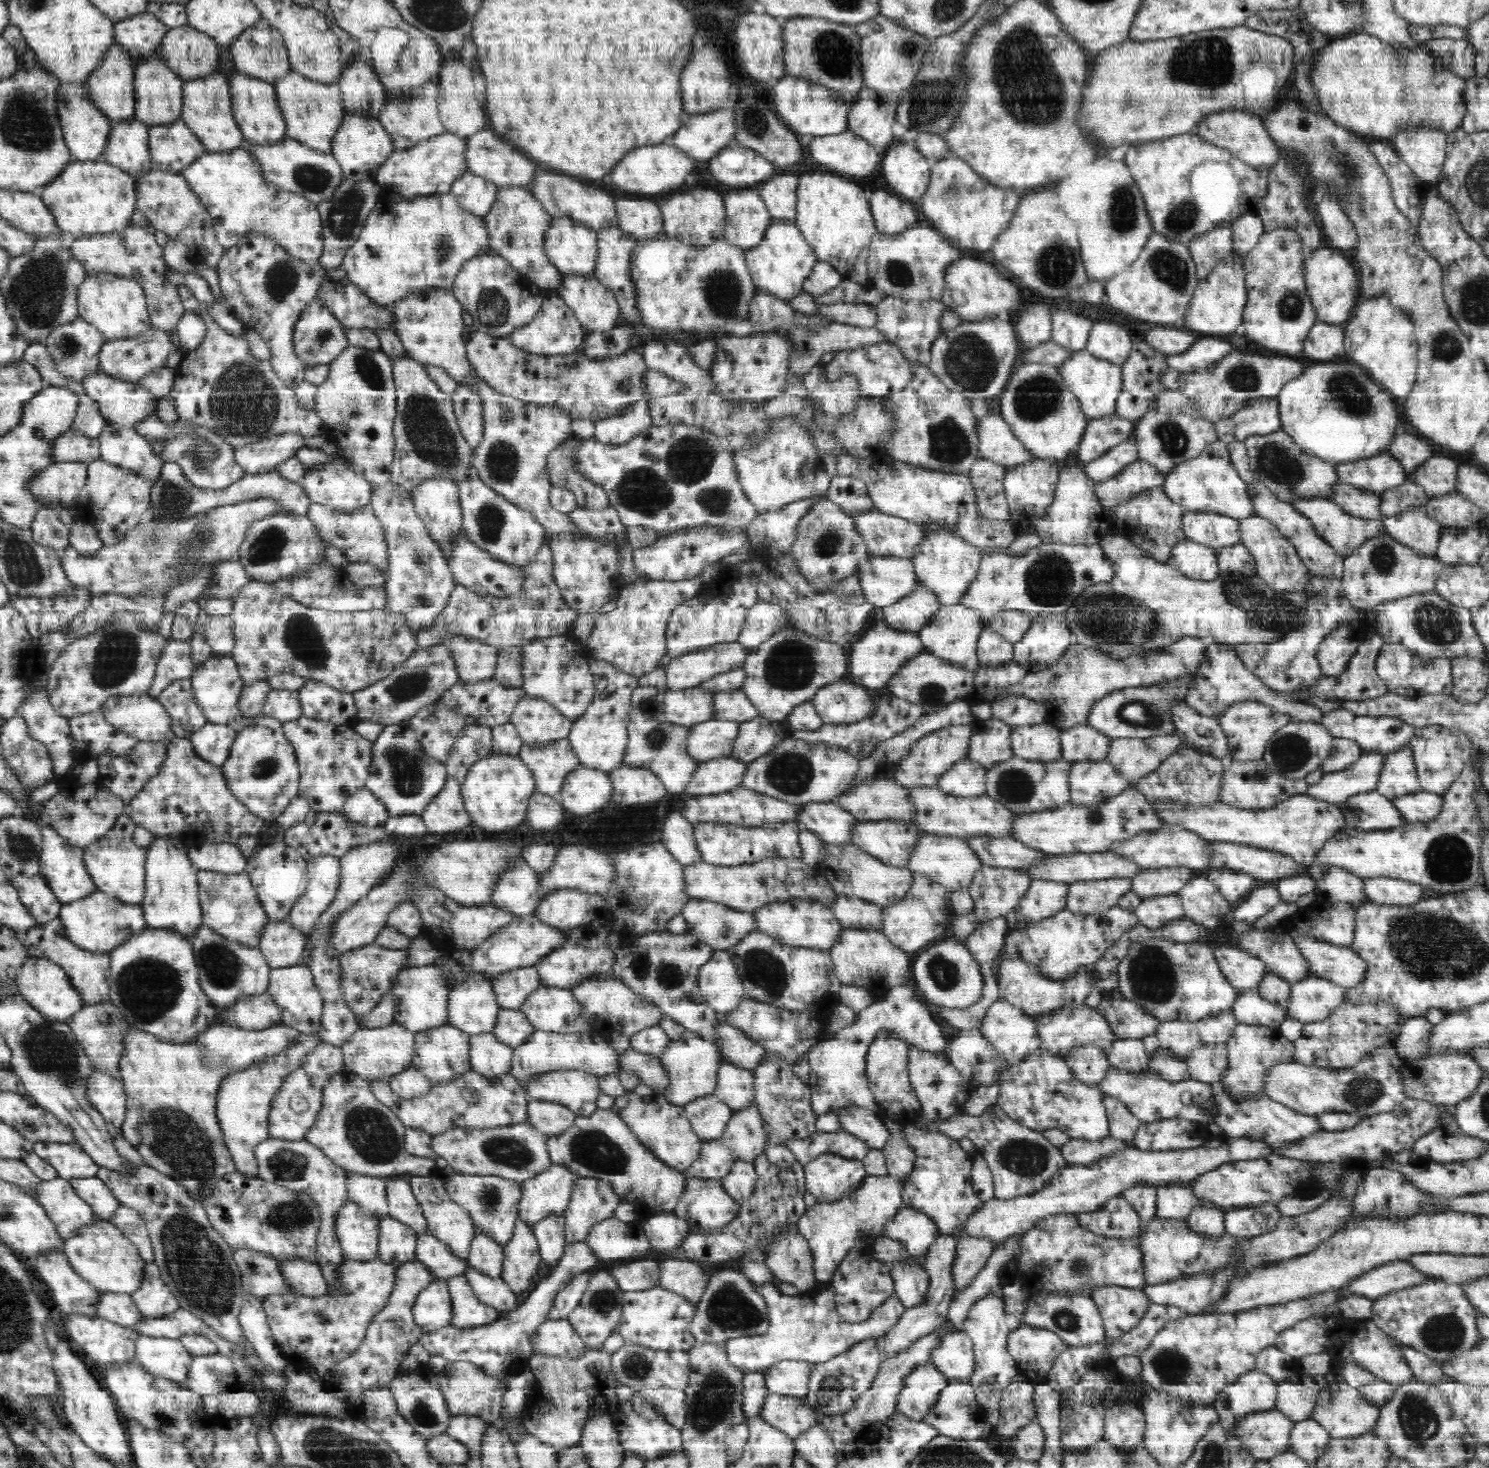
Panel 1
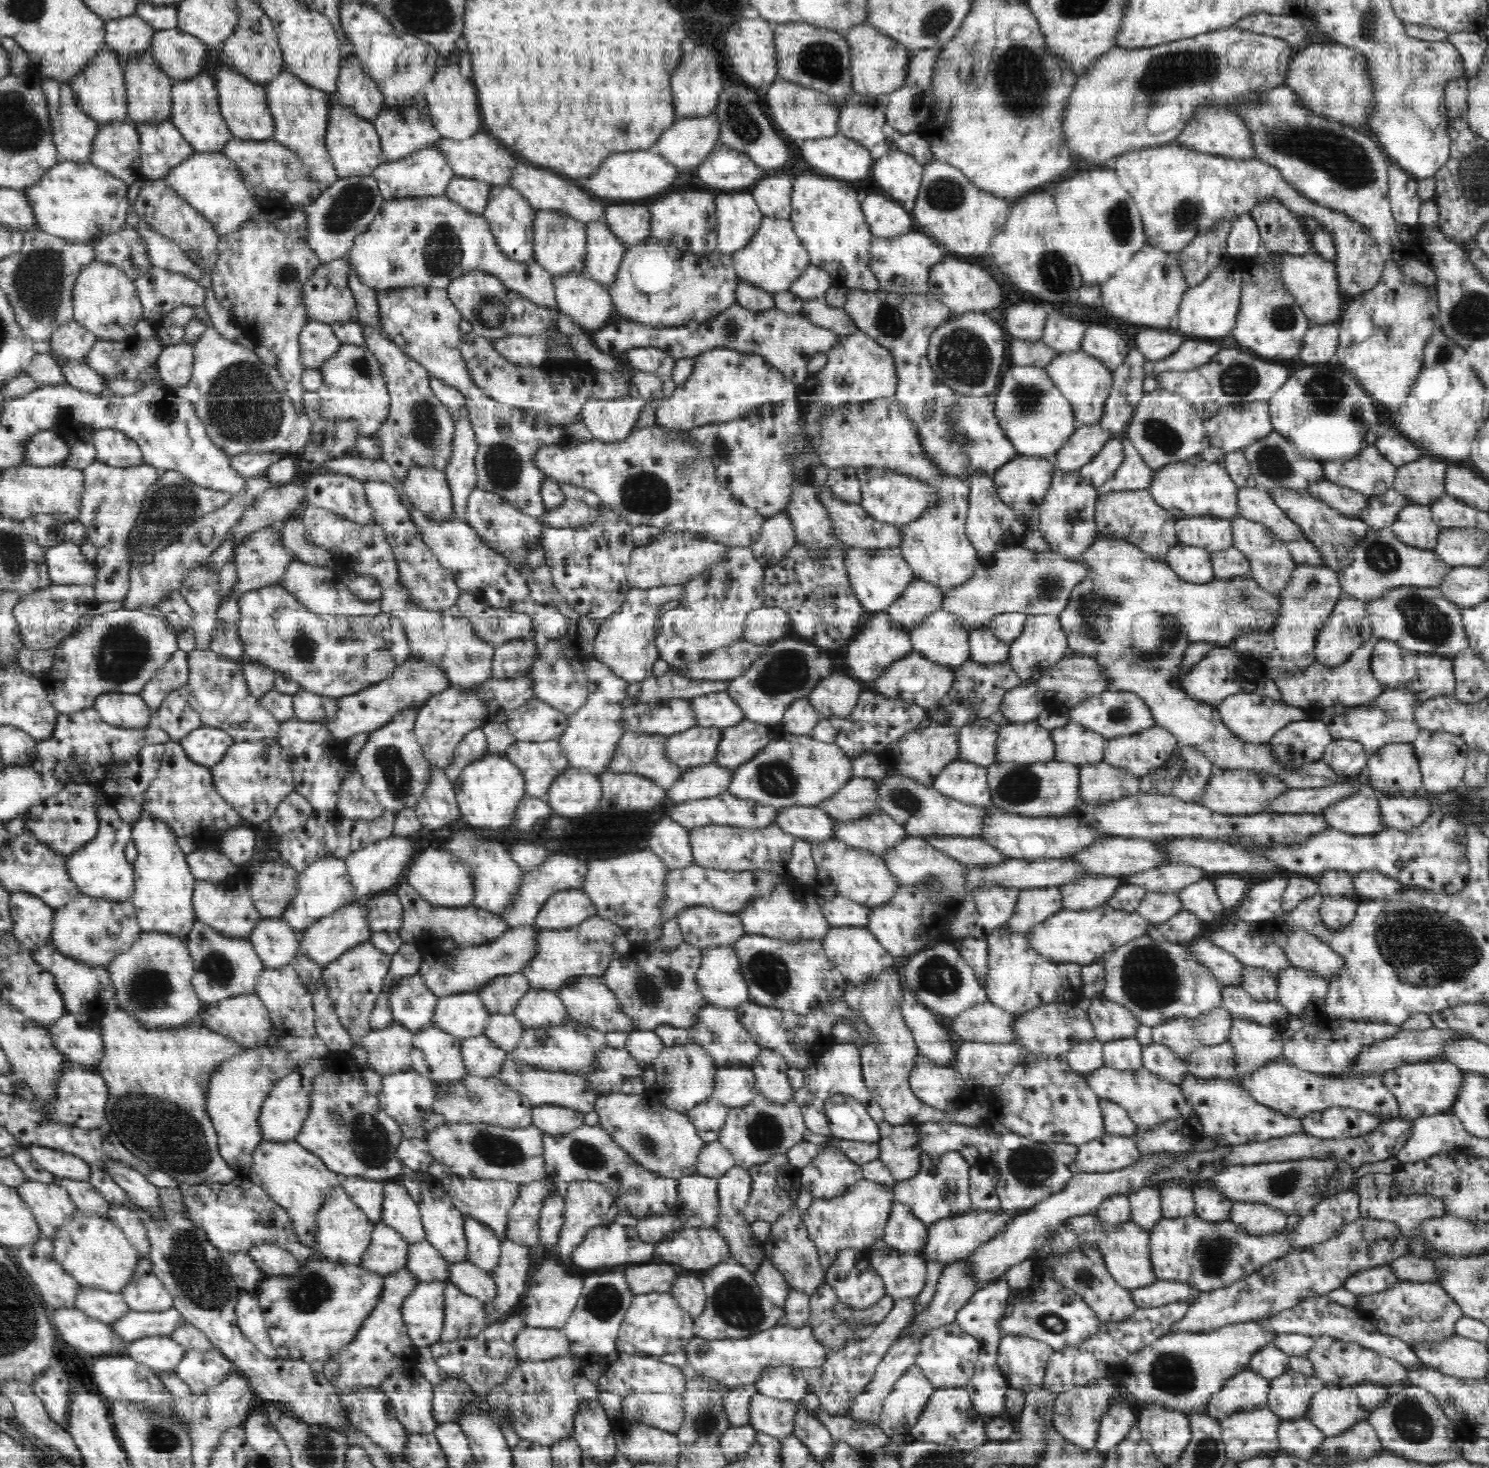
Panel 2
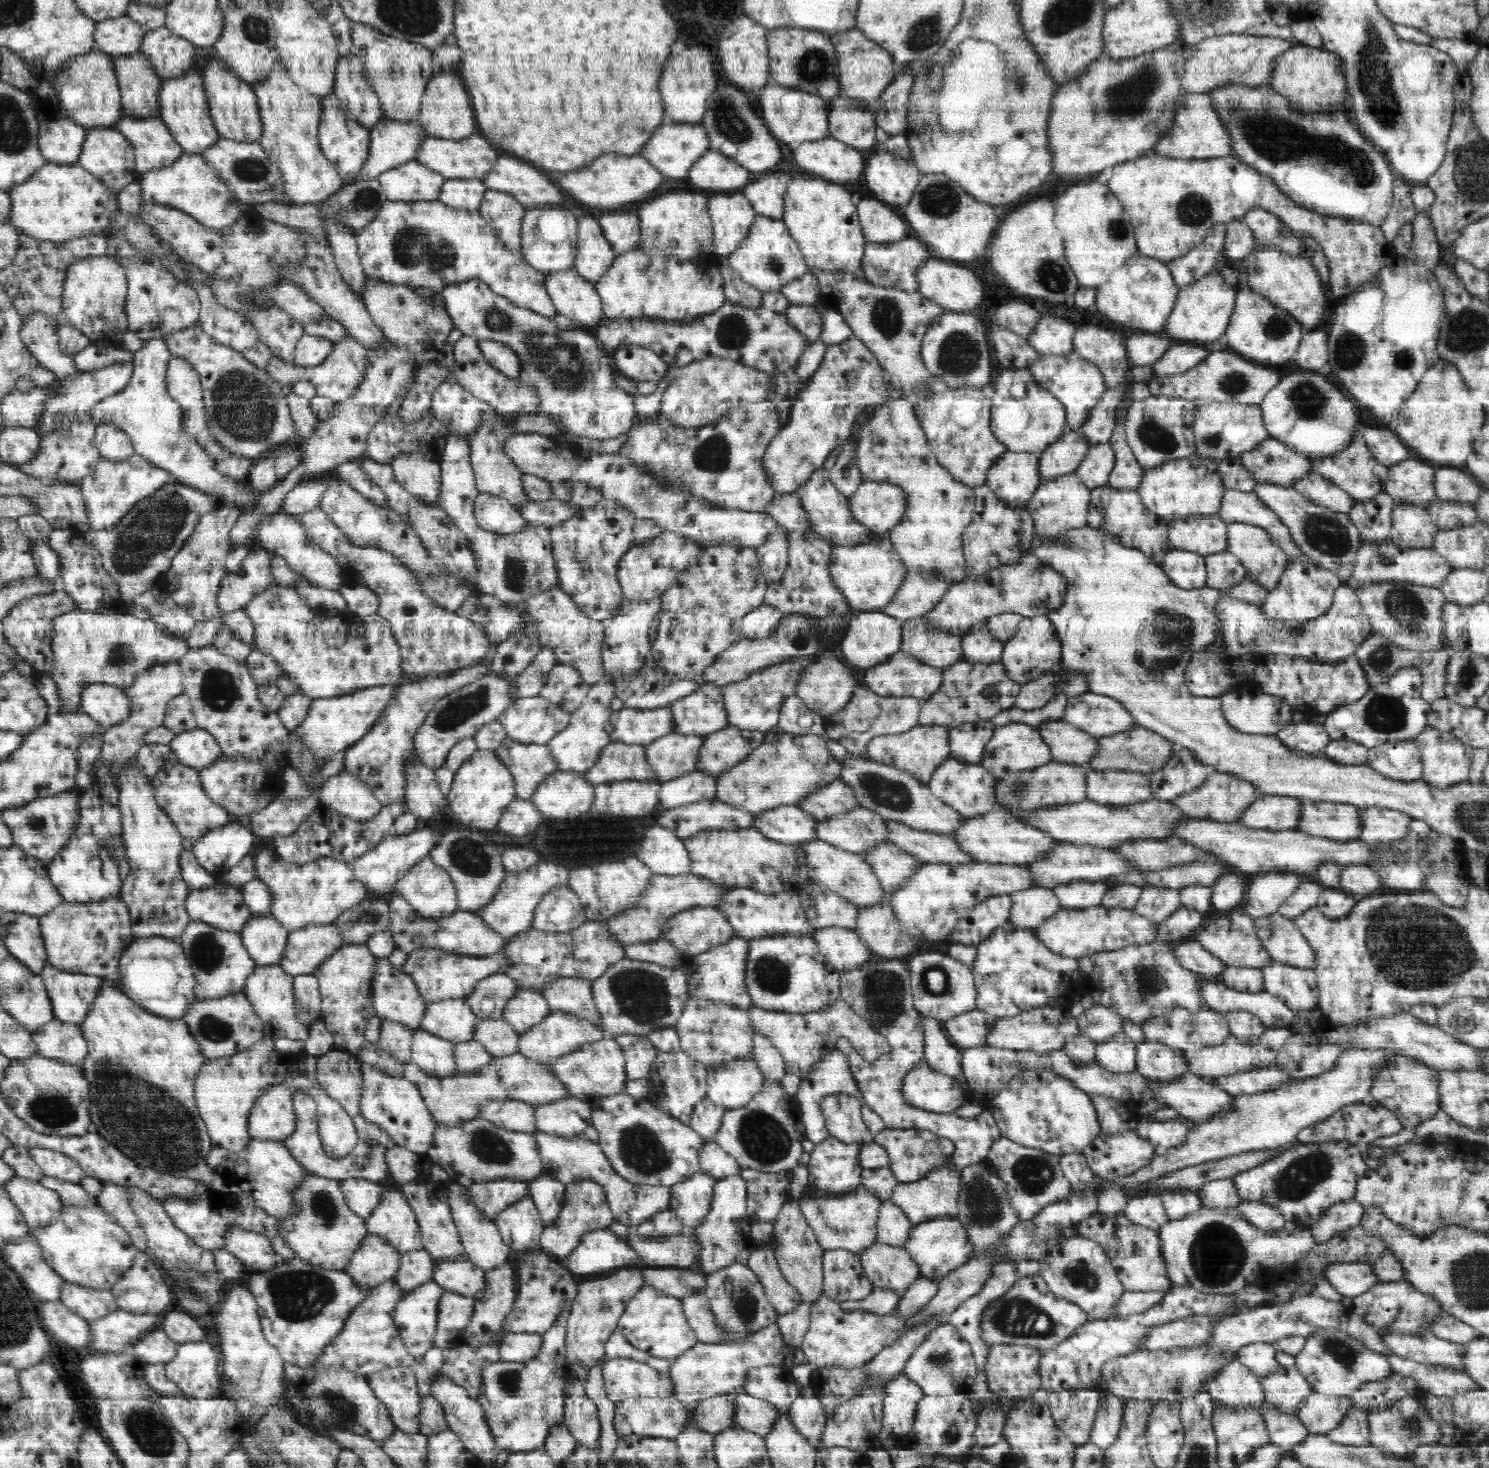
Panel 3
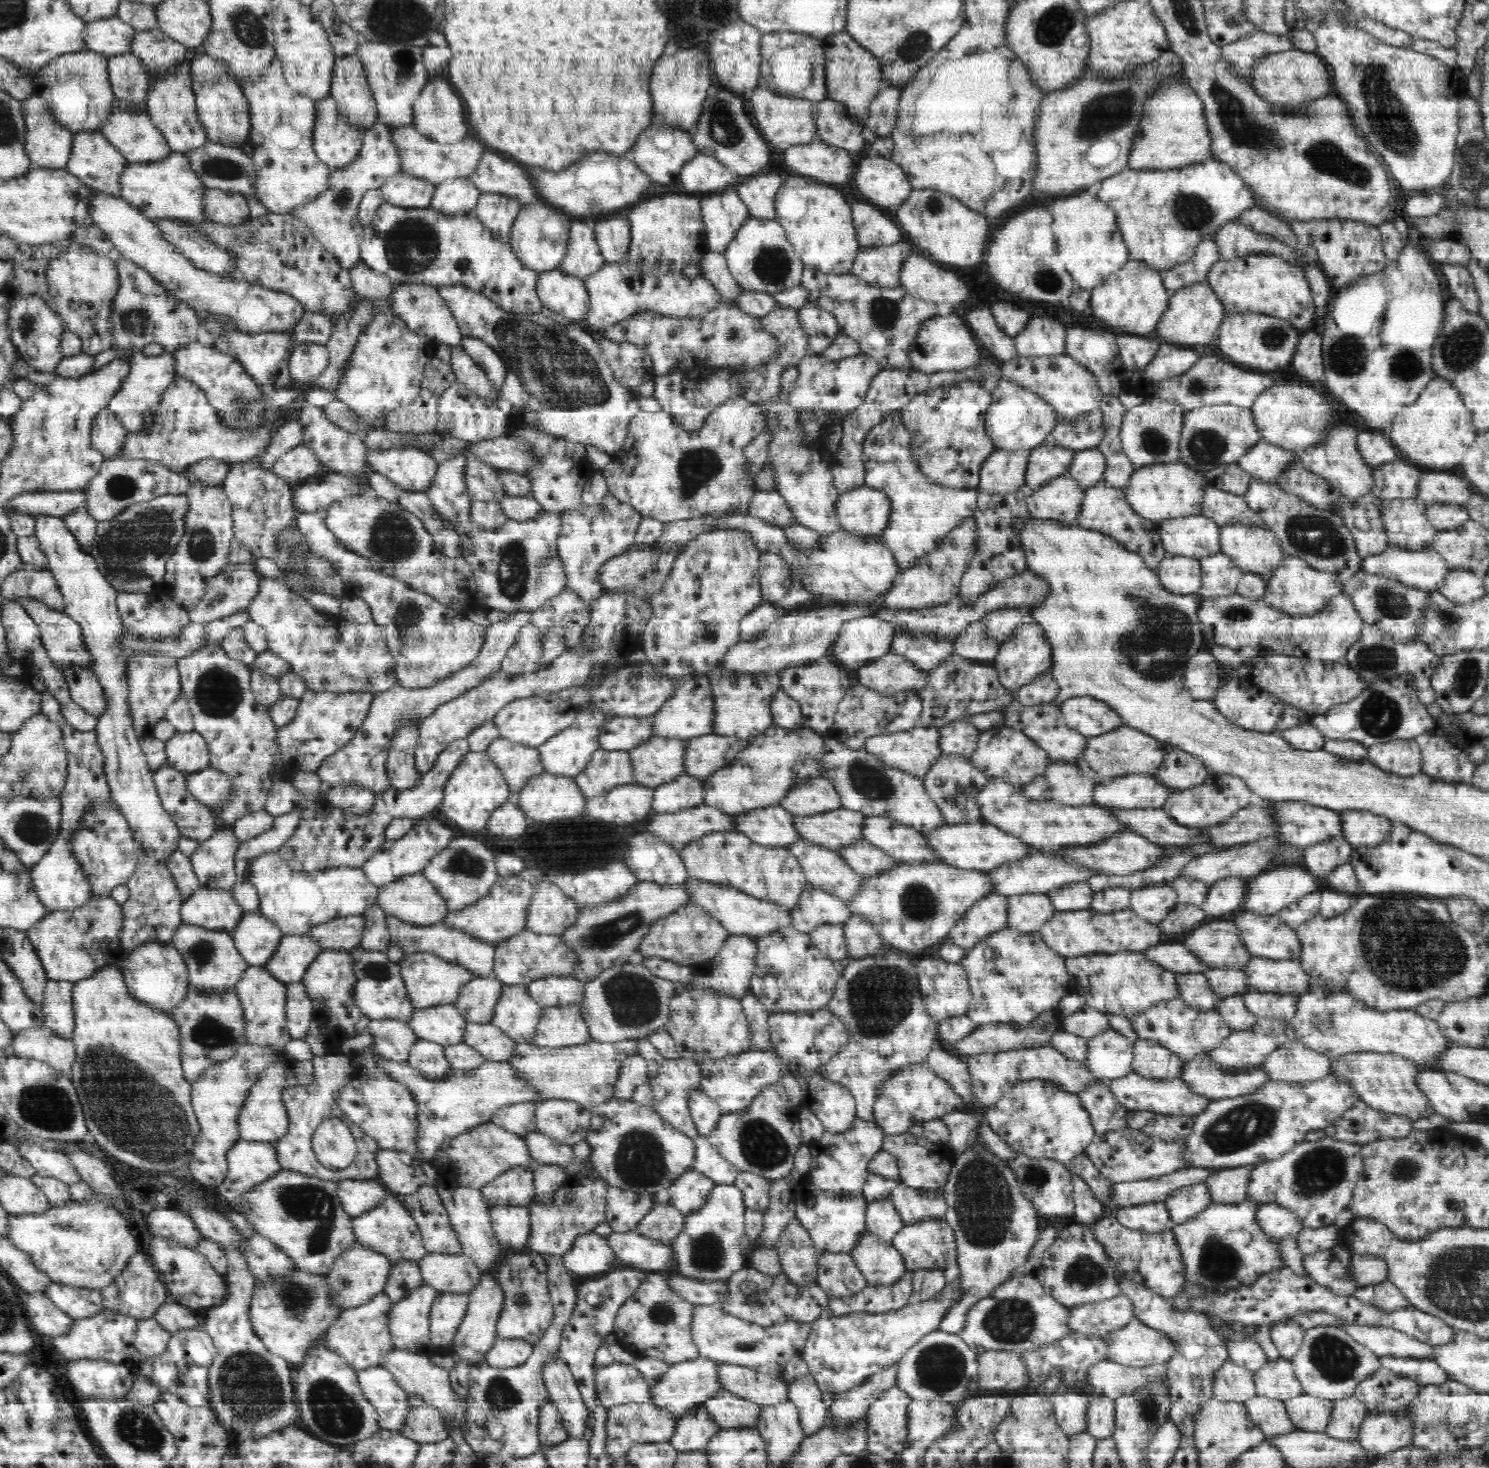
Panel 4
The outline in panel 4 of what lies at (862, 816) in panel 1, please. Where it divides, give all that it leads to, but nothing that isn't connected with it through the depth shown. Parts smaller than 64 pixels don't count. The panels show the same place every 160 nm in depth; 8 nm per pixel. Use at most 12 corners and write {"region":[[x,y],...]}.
{"region":[[818,777],[788,790],[779,806],[808,816],[842,809]]}

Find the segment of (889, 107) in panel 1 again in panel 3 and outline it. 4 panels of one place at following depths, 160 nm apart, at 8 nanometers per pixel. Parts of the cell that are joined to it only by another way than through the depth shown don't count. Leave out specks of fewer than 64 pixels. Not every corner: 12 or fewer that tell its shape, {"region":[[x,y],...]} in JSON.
{"region":[[831,108],[828,134],[865,151],[878,144],[873,110]]}

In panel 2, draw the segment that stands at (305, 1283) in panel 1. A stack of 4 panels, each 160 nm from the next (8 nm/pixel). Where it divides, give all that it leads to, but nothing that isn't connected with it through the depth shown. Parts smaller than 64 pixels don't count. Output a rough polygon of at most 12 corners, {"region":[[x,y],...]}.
{"region":[[276,1245],[247,1252],[266,1276],[294,1276],[302,1266]]}

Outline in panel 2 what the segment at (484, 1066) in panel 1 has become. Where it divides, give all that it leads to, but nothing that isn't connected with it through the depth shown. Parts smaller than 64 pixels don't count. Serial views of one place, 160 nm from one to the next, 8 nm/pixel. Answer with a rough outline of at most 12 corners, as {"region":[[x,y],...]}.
{"region":[[483,1034],[463,1039],[467,1074],[494,1077],[510,1056]]}

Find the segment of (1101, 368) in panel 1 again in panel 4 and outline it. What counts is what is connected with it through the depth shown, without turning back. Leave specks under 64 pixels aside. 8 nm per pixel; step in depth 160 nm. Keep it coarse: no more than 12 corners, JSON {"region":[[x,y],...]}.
{"region":[[1063,353],[1003,362],[1001,375],[1051,404],[1058,423],[1105,394]]}

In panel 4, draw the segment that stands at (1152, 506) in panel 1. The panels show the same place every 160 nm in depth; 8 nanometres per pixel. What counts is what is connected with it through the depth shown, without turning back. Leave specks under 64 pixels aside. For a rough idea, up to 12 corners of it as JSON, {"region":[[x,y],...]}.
{"region":[[1104,482],[1085,489],[1073,524],[1111,536],[1152,570],[1167,554],[1159,522]]}

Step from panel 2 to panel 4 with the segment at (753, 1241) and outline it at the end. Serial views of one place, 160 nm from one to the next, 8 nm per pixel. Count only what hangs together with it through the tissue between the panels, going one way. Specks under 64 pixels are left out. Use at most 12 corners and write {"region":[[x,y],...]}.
{"region":[[714,1185],[671,1242],[670,1272],[728,1282],[750,1266],[746,1205]]}

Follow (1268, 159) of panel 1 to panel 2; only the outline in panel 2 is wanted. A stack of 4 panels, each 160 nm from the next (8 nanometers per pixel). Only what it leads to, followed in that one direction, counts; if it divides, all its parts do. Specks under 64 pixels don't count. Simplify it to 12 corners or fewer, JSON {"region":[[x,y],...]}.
{"region":[[1197,108],[1174,140],[1191,150],[1256,159],[1245,122]]}

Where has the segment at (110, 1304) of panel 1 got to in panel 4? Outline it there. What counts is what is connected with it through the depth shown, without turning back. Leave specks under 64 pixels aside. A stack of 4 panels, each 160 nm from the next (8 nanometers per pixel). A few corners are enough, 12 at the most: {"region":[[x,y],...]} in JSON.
{"region":[[52,1283],[44,1294],[72,1319],[103,1310],[98,1290]]}

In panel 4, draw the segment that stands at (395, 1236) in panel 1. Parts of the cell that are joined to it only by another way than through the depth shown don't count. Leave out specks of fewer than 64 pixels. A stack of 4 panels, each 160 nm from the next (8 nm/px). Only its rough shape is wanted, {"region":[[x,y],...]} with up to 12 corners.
{"region":[[356,1242],[324,1275],[346,1311],[383,1292],[392,1263]]}

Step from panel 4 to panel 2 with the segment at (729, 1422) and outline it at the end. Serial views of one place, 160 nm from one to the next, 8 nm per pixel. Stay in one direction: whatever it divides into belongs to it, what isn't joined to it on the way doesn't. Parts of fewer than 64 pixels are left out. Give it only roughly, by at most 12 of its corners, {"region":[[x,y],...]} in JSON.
{"region":[[758,1393],[750,1398],[749,1425],[786,1438],[800,1401]]}

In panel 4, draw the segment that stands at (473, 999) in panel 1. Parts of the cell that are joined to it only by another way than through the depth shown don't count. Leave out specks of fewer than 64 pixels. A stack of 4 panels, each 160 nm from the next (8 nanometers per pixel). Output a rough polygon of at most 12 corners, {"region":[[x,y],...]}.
{"region":[[450,1003],[415,1009],[418,1039],[463,1040],[467,1020]]}

